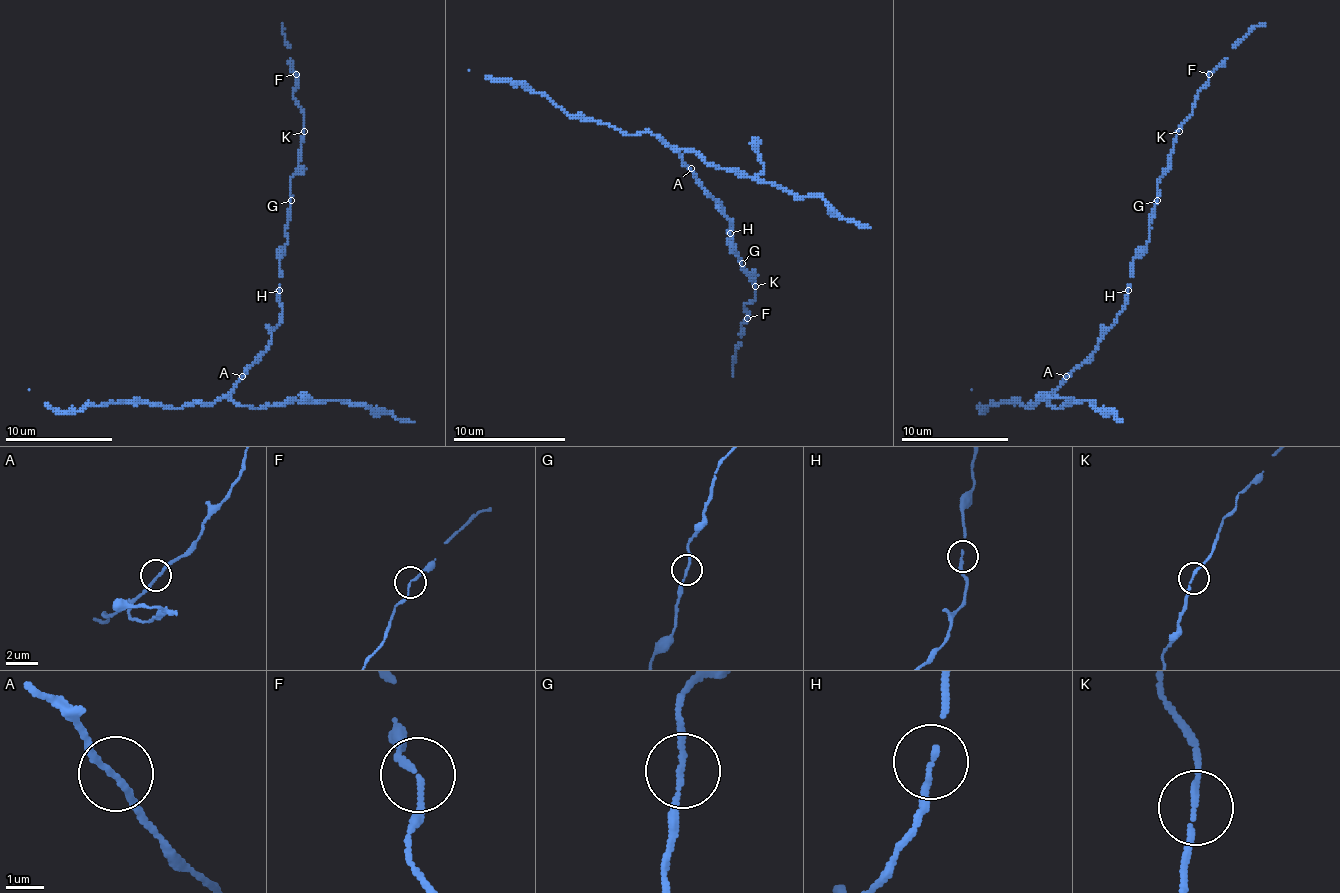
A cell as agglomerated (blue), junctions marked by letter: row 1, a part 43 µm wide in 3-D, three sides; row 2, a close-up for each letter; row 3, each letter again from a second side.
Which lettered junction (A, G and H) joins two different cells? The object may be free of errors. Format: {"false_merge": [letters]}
{"false_merge": []}

